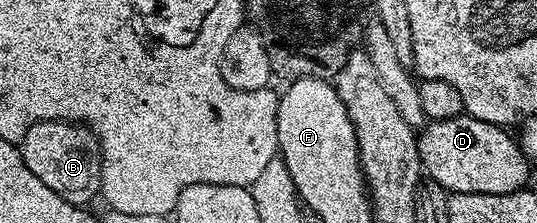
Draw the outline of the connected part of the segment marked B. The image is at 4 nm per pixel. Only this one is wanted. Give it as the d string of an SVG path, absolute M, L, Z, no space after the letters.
M39 121L26 131L22 152L26 167L71 205L87 206L100 193L100 141L87 125L74 121Z

